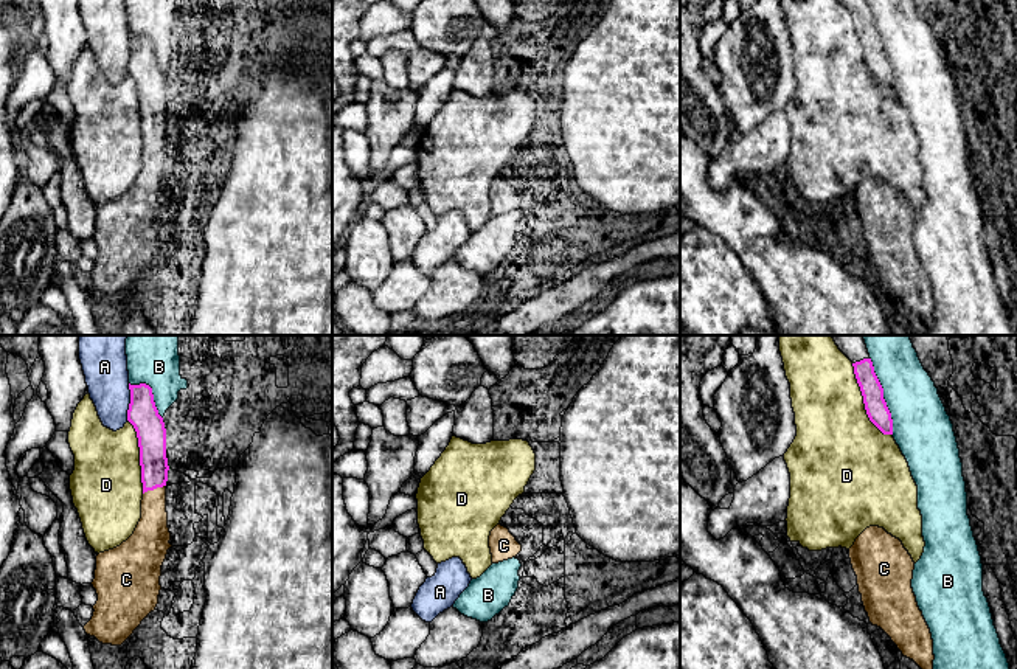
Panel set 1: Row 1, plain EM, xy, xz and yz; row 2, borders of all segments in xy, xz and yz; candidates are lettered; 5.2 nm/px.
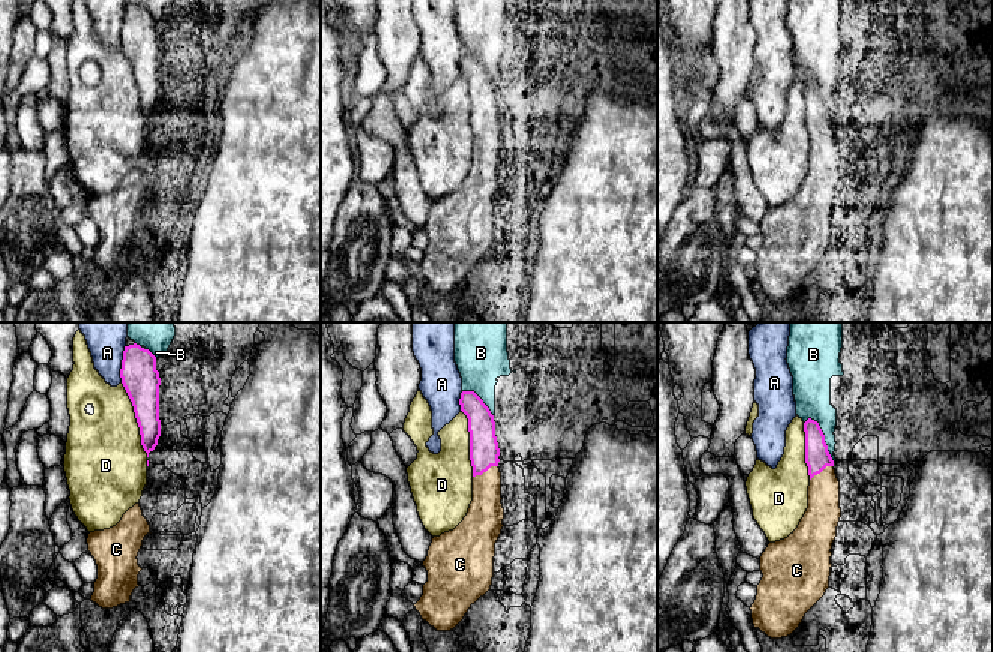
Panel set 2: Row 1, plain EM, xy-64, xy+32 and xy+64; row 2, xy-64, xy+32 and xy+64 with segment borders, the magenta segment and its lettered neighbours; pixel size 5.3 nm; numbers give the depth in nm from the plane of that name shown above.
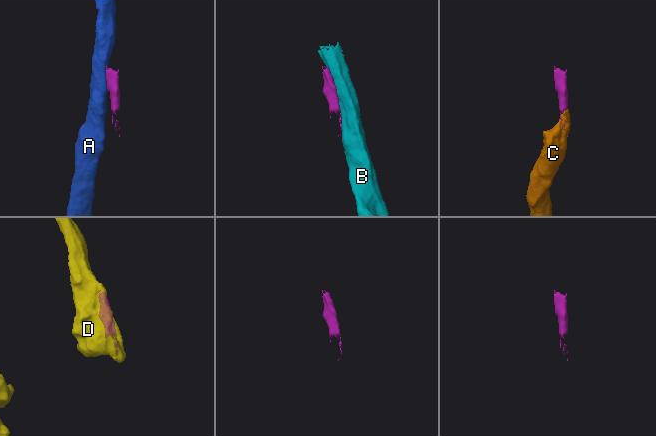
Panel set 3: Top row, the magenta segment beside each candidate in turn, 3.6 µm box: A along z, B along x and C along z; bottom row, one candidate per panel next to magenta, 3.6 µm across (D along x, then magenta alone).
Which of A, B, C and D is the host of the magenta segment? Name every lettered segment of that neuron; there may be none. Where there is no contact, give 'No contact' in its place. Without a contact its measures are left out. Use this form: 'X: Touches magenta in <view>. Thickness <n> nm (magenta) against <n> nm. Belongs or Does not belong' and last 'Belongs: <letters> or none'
A: Touches magenta in xy. Thickness 160 nm (magenta) against 220 nm. Does not belong
B: Touches magenta in yz. Thickness 120 nm (magenta) against 300 nm. Does not belong
C: Touches magenta in xy. Thickness 140 nm (magenta) against 190 nm. Belongs
D: Touches magenta in yz. Thickness 120 nm (magenta) against 420 nm. Does not belong
Belongs: C

